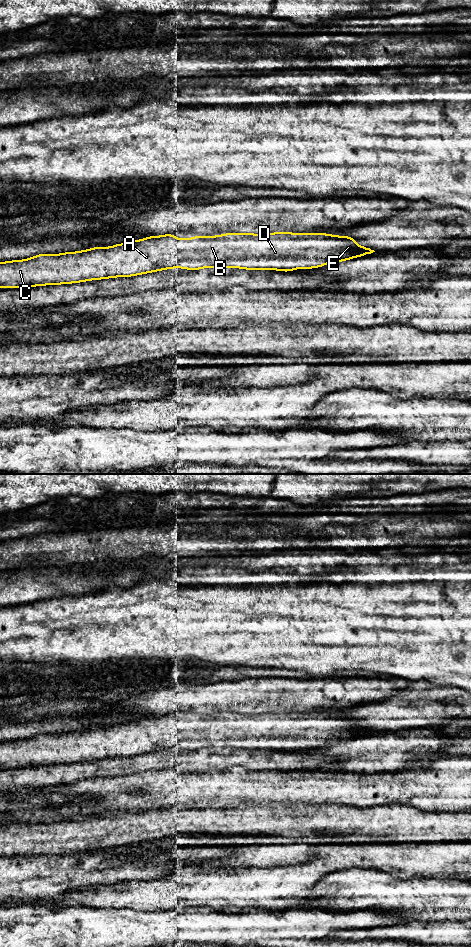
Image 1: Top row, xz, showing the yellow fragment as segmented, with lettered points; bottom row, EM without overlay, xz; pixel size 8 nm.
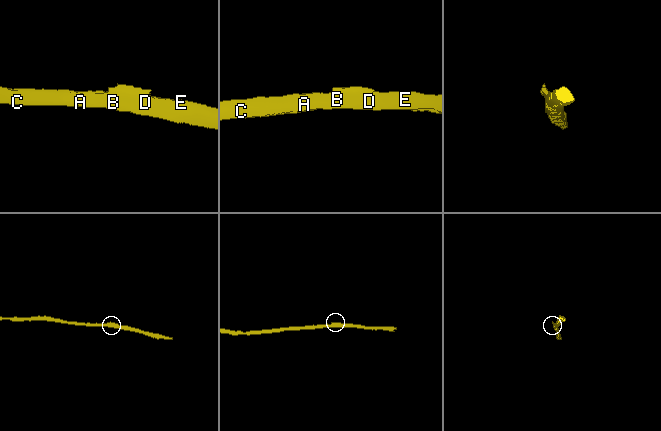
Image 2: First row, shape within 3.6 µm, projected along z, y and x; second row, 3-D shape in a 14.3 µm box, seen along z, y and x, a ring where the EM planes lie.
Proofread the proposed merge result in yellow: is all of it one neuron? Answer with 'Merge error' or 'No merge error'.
No merge error

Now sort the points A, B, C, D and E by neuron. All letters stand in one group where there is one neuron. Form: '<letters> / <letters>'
A B C D E

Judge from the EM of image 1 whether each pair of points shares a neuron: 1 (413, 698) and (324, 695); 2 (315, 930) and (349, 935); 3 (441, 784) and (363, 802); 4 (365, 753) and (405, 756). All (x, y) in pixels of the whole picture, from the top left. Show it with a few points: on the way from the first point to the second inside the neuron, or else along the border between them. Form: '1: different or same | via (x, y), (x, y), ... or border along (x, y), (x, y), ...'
1: different | border along (396, 695), (368, 703)
2: different | border along (361, 928), (342, 929), (335, 936)
3: same | via (421, 784), (380, 786)
4: same | via (375, 753), (395, 753)

